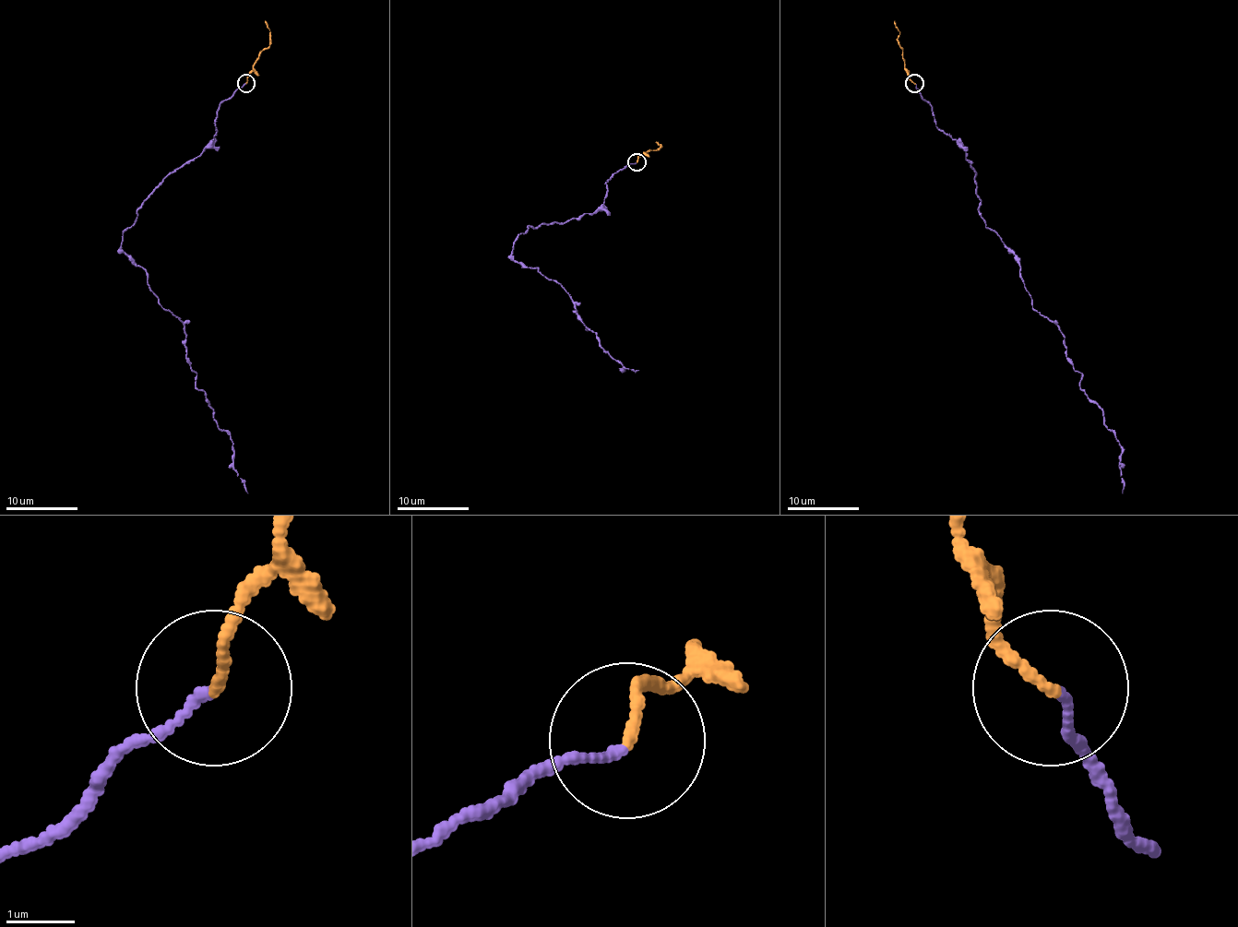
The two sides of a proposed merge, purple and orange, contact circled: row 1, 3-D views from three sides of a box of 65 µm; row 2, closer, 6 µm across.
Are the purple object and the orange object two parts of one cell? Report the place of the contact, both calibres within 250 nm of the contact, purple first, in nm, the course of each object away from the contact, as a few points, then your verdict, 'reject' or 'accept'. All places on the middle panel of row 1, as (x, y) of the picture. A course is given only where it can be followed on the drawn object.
place (636, 161); calibres 110 and 140 nm; course purple (637, 162), (608, 178), (592, 213), (527, 227), (513, 257), (553, 279), (603, 350), (624, 370), (639, 370); course orange (637, 162), (646, 151), (660, 148), (655, 142); accept

